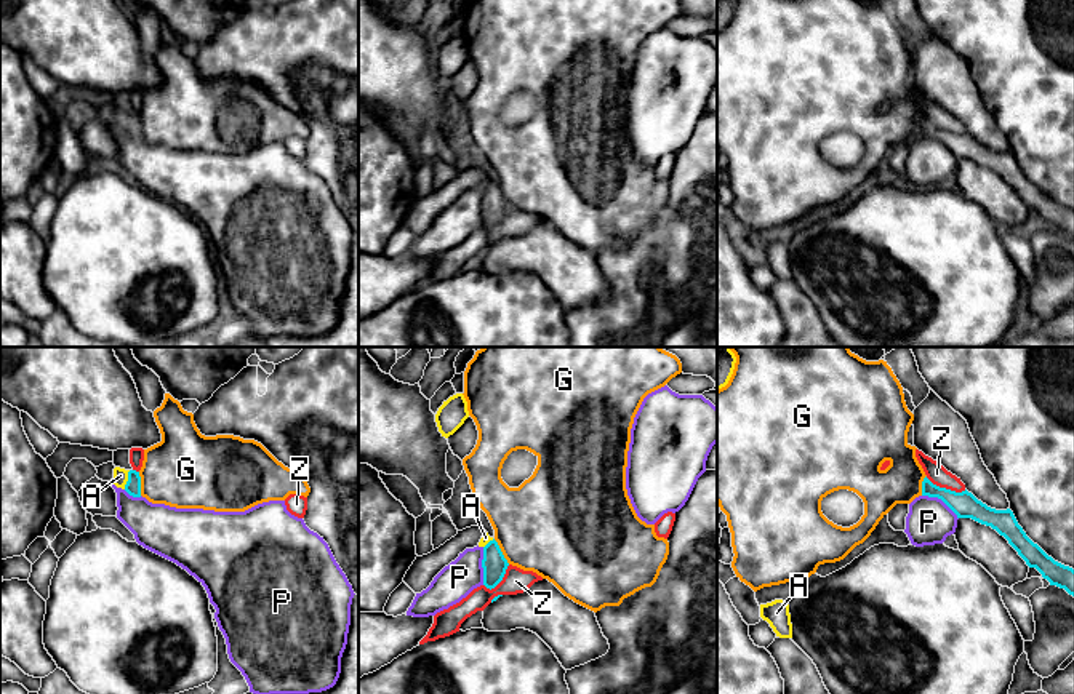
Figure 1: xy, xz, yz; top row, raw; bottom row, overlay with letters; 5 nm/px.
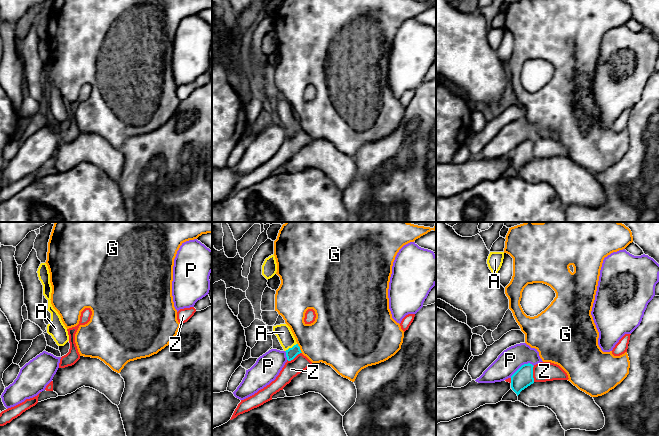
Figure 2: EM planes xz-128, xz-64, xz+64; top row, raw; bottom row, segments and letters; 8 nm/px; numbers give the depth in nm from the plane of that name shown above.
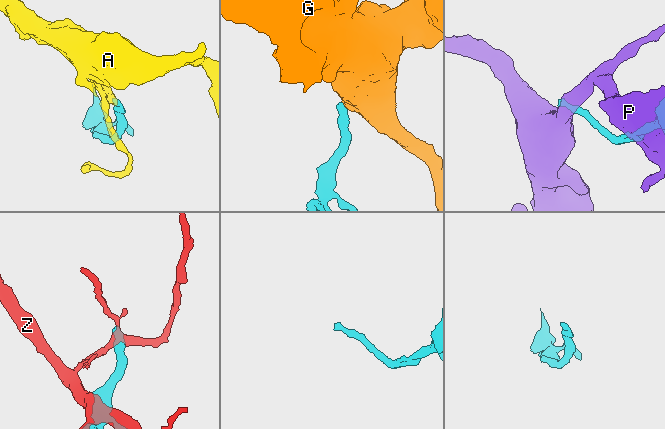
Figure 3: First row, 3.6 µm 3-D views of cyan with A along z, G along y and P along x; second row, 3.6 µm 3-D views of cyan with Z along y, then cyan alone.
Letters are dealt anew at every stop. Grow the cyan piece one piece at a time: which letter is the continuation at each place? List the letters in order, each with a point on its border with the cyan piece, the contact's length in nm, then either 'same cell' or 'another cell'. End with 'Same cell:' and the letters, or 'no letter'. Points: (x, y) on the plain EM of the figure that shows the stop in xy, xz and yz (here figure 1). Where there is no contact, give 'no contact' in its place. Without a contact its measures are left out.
A: xy (128, 122) | 100 nm | same cell
G: xz (501, 194) | 150 nm | another cell
P: xz (482, 208) | 190 nm | another cell
Z: yz (945, 130) | 220 nm | another cell
Same cell: A

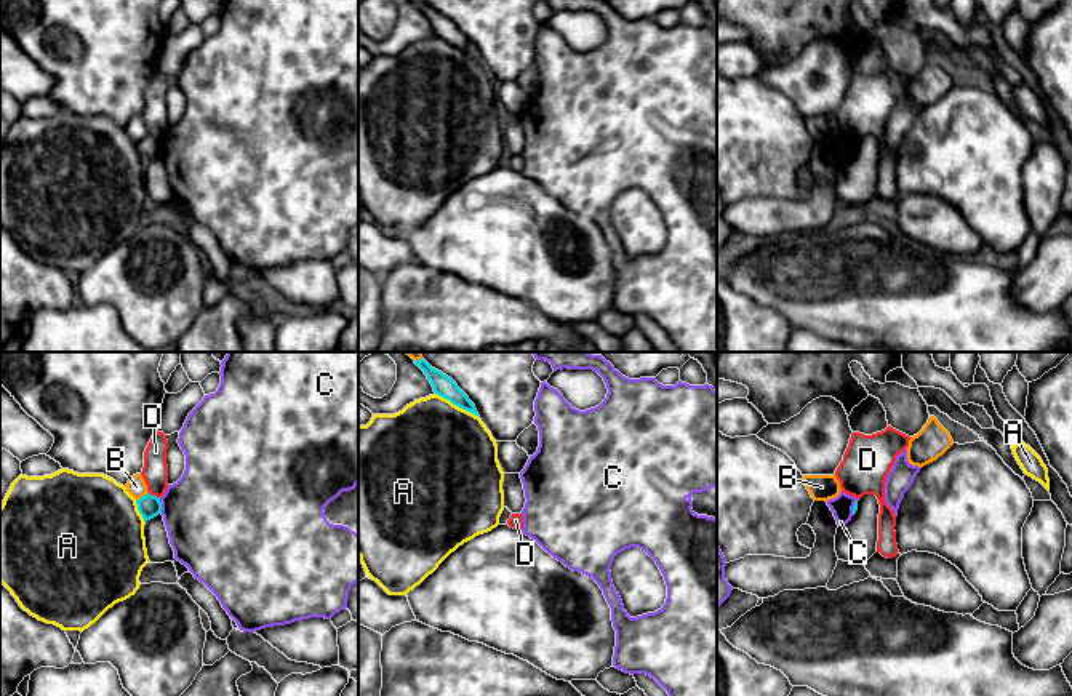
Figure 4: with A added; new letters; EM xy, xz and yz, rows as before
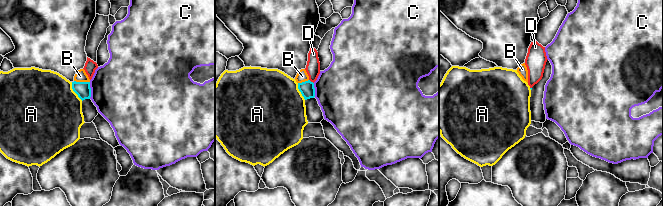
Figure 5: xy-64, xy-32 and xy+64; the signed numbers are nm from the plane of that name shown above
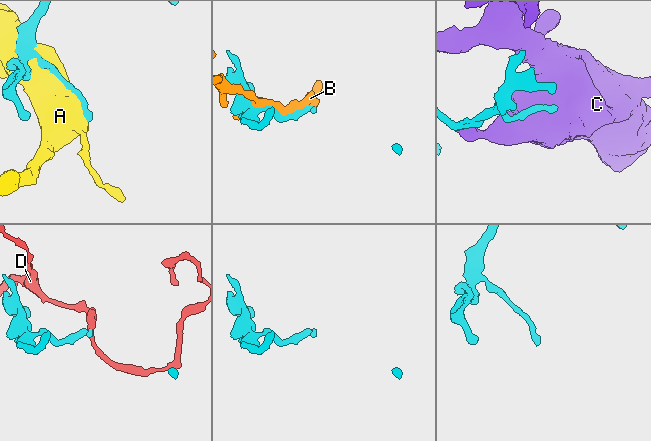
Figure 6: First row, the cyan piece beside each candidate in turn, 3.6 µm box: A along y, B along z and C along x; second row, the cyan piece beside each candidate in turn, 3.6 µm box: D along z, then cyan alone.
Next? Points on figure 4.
A: xz (458, 47) | 260 nm | another cell
B: xy (143, 138) | 80 nm | another cell
C: xy (160, 148) | 80 nm | another cell
D: xy (154, 138) | 70 nm | another cell
Same cell: no letter

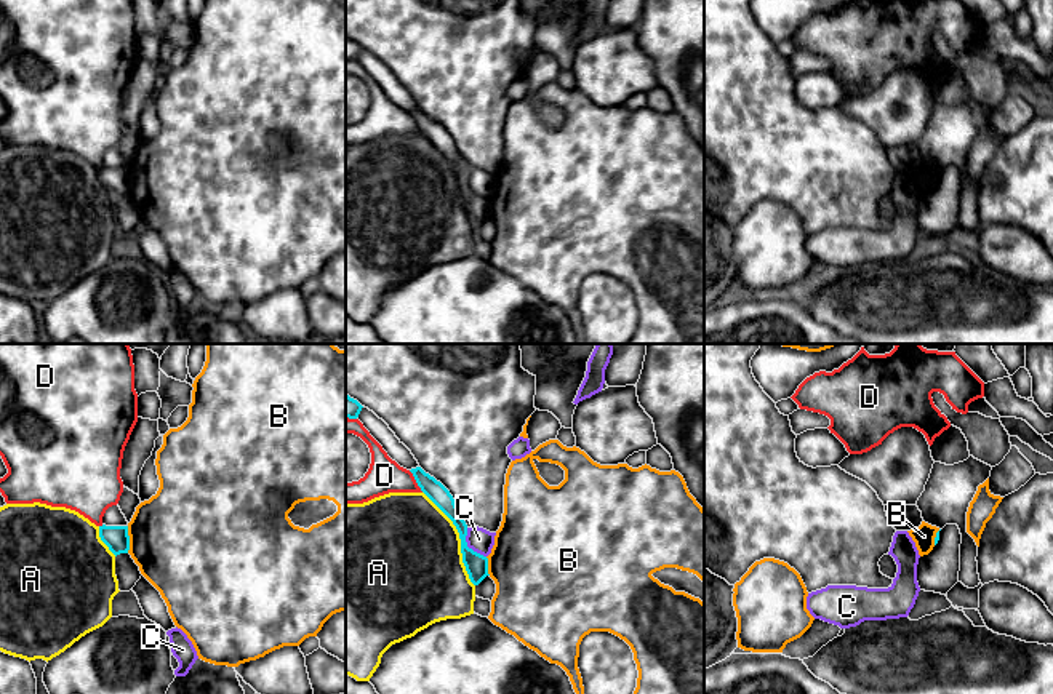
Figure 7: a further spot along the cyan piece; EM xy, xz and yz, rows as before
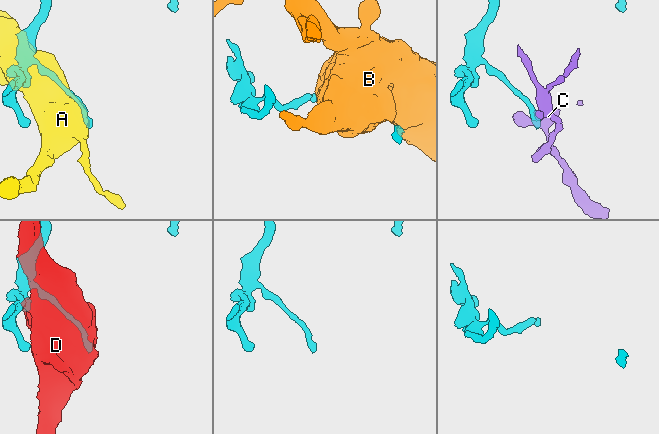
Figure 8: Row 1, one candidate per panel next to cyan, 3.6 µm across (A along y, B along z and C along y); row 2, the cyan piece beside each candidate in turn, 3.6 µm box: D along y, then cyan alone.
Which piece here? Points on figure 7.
A: xz (460, 179) | 550 nm | another cell
B: xy (128, 181) | 140 nm | another cell
C: xz (466, 187) | 180 nm | another cell
D: xz (416, 123) | 130 nm | another cell
Same cell: no letter

